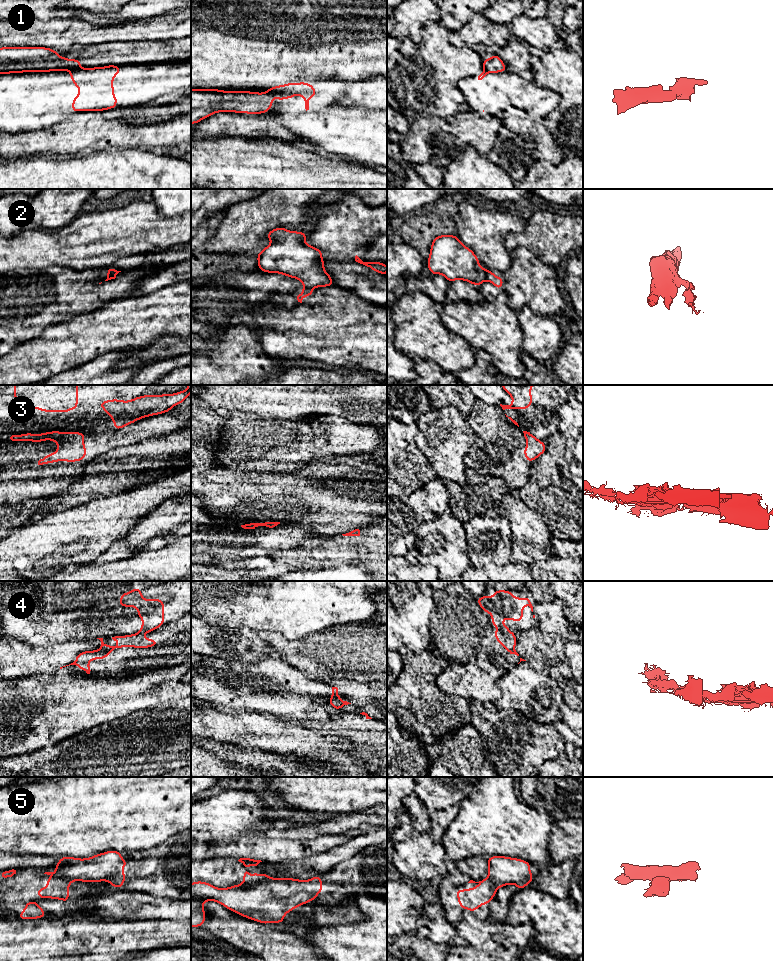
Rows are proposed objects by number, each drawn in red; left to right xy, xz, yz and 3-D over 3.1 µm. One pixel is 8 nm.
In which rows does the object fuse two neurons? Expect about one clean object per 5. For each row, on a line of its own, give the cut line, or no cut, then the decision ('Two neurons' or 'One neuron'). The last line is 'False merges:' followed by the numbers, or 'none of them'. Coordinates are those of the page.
1: Split along xy (79, 67), (69, 70). Two neurons
2: Split along yz (485, 269), (486, 279). Two neurons
3: Split along xz (268, 521), (276, 525). Two neurons
4: Split along yz (502, 631), (507, 632). Two neurons
5: Split along xz (272, 878), (241, 885). Two neurons
False merges: 1, 2, 3, 4, 5

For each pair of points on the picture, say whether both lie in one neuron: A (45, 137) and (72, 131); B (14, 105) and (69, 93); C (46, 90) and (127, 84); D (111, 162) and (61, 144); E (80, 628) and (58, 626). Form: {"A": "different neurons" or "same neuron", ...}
{"A": "same neuron", "B": "same neuron", "C": "same neuron", "D": "different neurons", "E": "same neuron"}

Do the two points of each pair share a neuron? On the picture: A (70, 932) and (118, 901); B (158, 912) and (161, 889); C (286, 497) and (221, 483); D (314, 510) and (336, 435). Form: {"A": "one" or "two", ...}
{"A": "two", "B": "two", "C": "one", "D": "two"}

